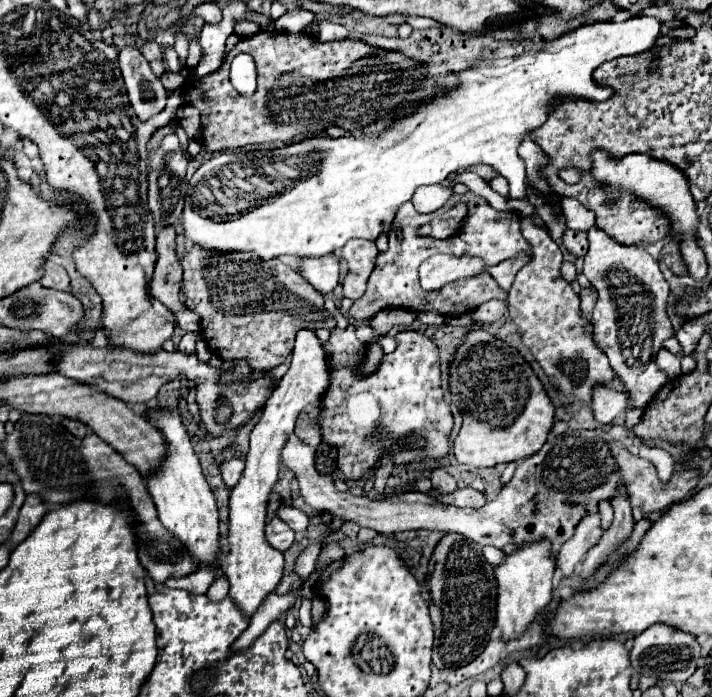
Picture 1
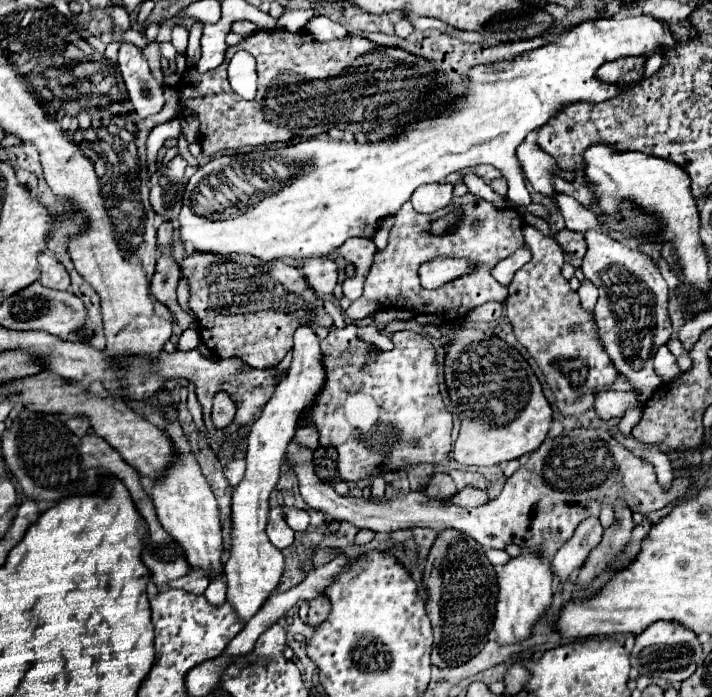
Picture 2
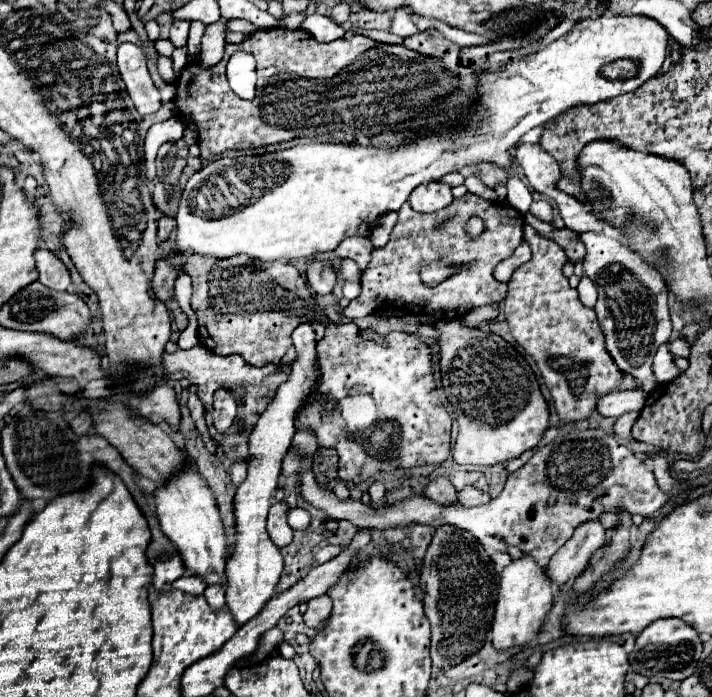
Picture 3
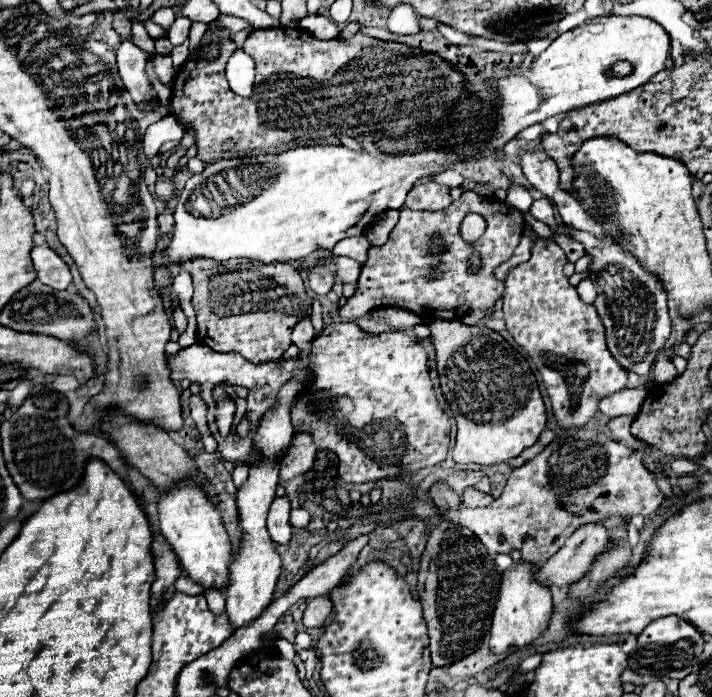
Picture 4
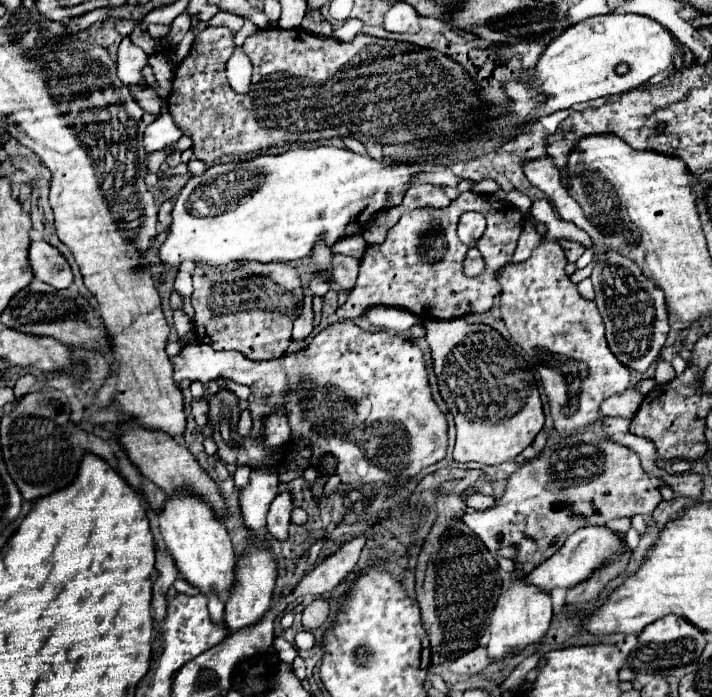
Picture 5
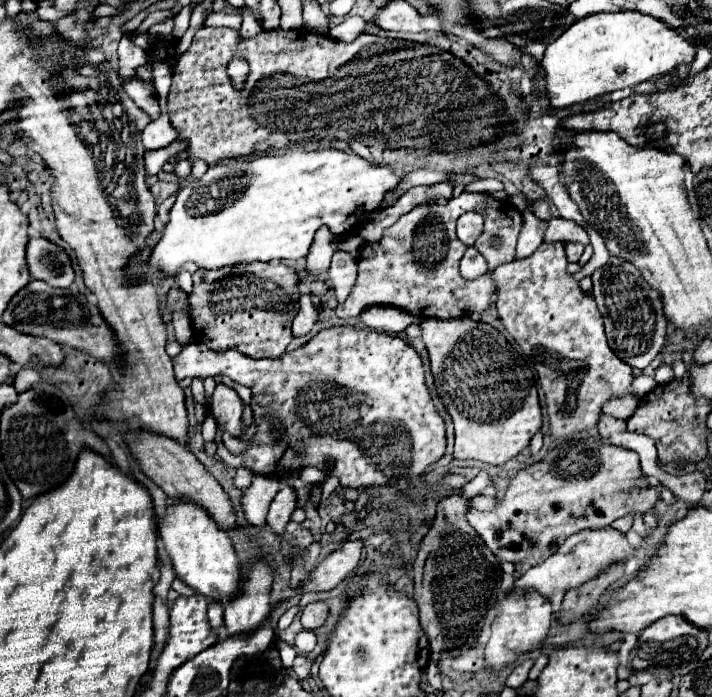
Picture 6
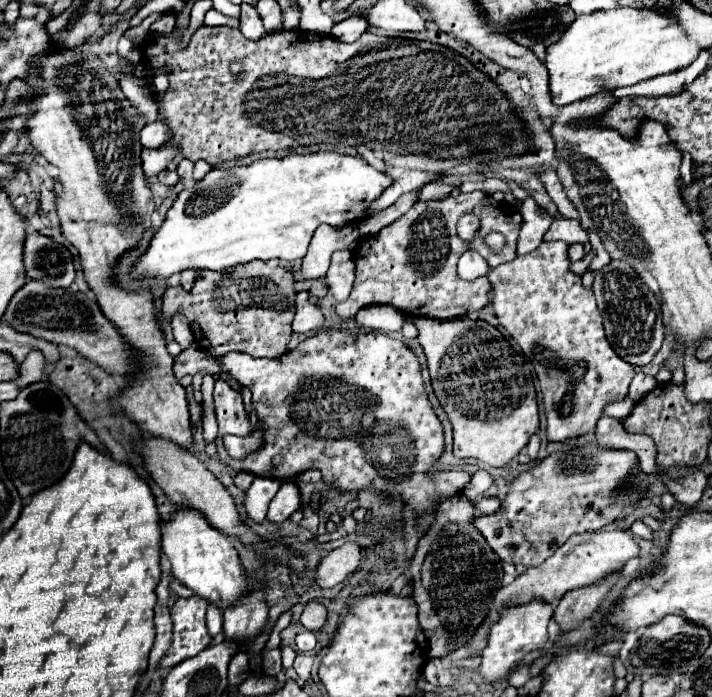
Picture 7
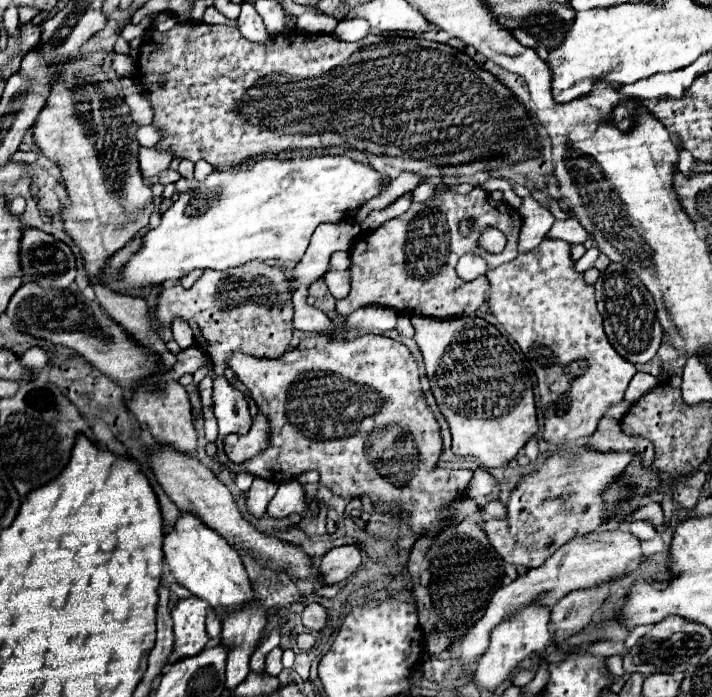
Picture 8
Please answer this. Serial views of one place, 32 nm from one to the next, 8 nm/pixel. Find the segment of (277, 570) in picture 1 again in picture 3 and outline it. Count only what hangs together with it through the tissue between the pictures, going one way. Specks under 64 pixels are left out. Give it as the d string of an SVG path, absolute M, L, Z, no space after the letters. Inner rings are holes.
M302 322L294 332L294 348L296 357L292 364L290 378L278 388L274 402L264 410L260 420L256 422L252 434L250 434L250 456L248 456L248 478L238 486L234 496L234 510L236 510L236 550L232 554L232 560L228 560L228 584L226 584L226 606L238 626L246 624L254 616L260 614L260 610L268 604L268 600L274 596L274 588L282 574L282 556L274 542L270 540L266 532L266 516L272 504L272 494L278 488L278 476L280 476L280 462L284 454L290 448L292 436L296 434L294 428L294 414L296 408L304 402L304 396L317 388L318 366L316 364L316 335L310 322Z

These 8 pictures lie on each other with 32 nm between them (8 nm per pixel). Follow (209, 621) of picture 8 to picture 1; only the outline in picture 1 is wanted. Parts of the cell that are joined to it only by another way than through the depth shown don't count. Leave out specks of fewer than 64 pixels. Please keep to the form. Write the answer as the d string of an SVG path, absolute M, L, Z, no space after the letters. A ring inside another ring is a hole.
M220 574L220 576L212 582L212 586L208 588L206 596L208 596L208 600L212 600L212 602L220 602L220 600L226 598L226 594L228 594L228 580L226 580L224 574Z

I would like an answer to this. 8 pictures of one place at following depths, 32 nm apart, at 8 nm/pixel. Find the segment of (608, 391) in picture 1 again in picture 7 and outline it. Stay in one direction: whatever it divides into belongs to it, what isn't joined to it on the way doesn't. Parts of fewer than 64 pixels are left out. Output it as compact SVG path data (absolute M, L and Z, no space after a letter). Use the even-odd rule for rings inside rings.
M624 398L624 400L620 400L620 402L608 404L606 410L604 410L604 414L614 416L614 418L618 418L618 420L624 420L624 418L632 412L632 408L634 408L634 402L628 400L628 398Z

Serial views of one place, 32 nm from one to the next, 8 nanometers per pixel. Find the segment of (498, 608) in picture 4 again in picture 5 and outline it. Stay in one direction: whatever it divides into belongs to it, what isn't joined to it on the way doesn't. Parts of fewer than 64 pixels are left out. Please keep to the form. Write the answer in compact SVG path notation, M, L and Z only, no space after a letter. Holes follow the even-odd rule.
M524 572L512 574L512 584L502 590L502 596L498 598L496 606L490 612L490 642L488 642L488 658L492 664L504 662L506 658L514 656L516 652L522 652L524 648L538 644L540 638L550 628L552 622L552 604L550 596L540 592L536 586L528 586L522 582Z

